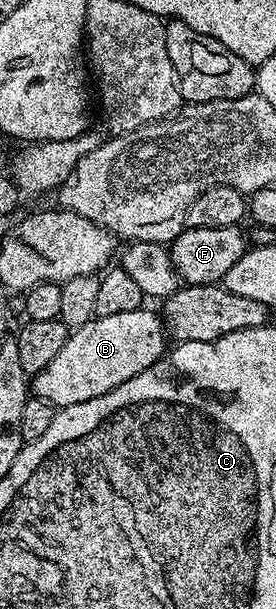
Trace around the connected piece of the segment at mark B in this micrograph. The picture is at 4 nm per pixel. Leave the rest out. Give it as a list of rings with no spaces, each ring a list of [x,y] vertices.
[[[150,307],[124,311],[122,315],[96,316],[68,336],[65,347],[45,371],[34,374],[34,396],[54,407],[85,403],[121,387],[133,375],[141,375],[141,371],[164,360],[168,349],[169,334],[162,316]]]

